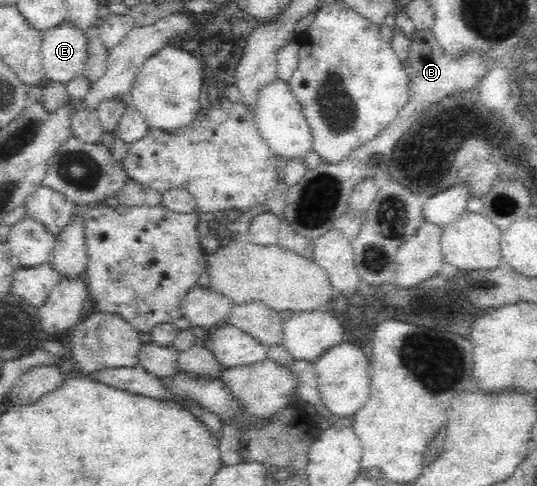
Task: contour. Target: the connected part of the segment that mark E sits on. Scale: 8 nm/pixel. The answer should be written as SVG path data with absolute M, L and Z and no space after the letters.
M63 21L42 34L40 57L45 85L55 82L66 84L83 76L88 57L83 32Z

